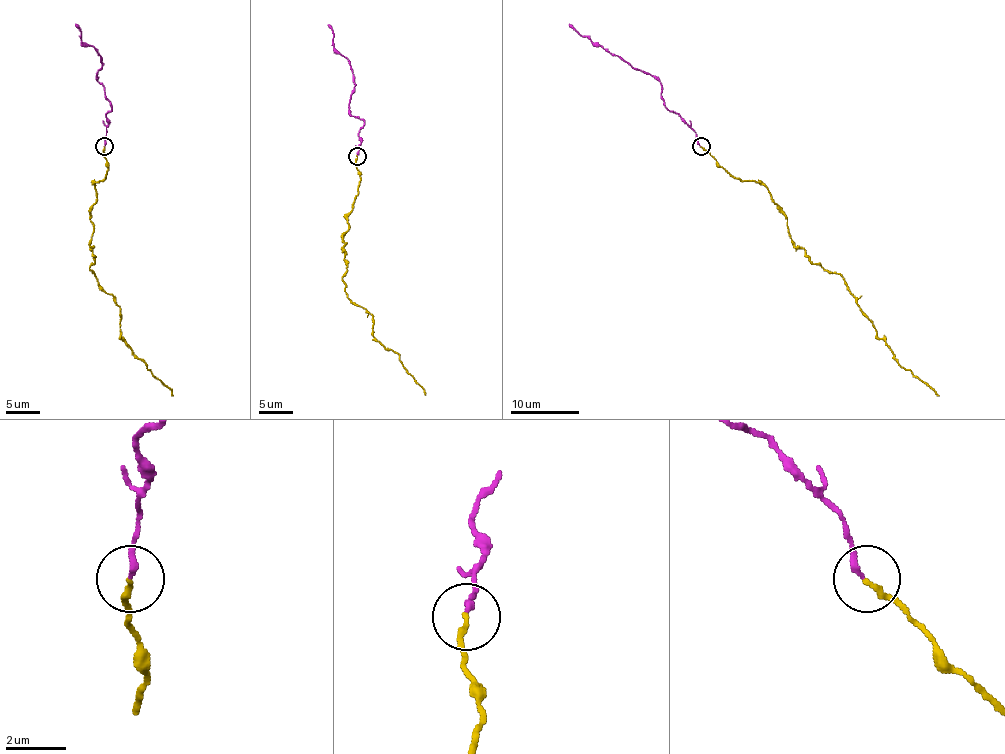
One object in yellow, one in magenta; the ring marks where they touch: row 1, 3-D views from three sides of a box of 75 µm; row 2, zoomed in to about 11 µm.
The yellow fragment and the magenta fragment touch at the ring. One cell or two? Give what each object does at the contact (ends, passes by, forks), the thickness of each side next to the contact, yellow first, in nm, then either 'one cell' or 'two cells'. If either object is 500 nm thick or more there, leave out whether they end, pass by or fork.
yellow ends; magenta ends; calibres 170 and 200 nm; one cell

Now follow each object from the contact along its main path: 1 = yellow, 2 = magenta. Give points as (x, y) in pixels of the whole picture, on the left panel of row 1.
1: (105, 146), (108, 168), (94, 184), (94, 263), (89, 268), (120, 309), (120, 338), (173, 396)
2: (105, 146), (106, 114), (112, 107), (96, 73), (101, 68), (101, 57), (81, 40), (81, 30), (76, 23)

